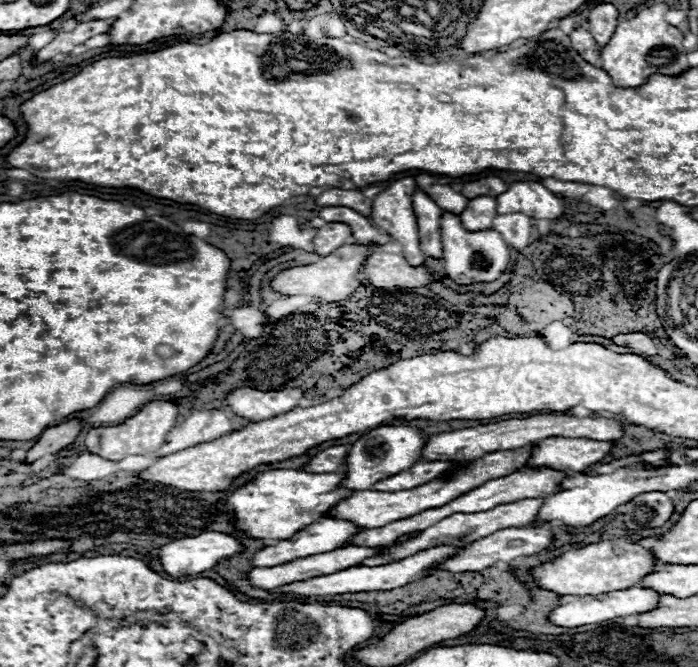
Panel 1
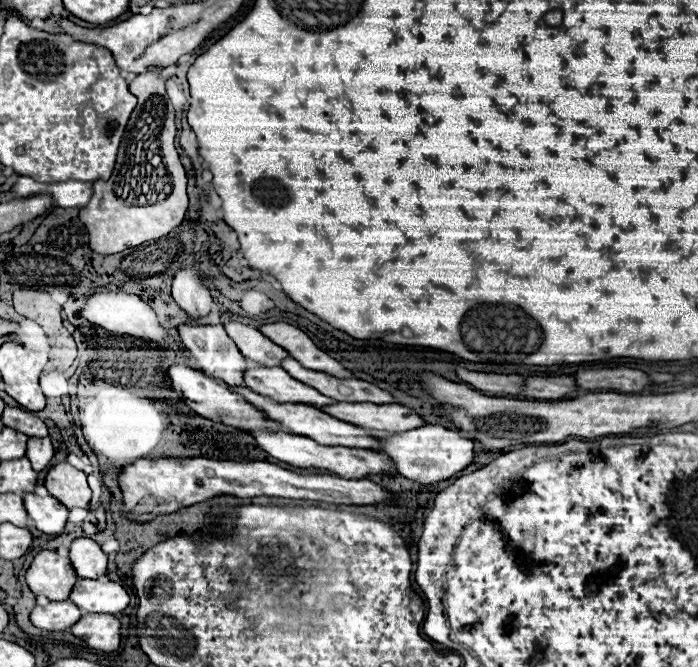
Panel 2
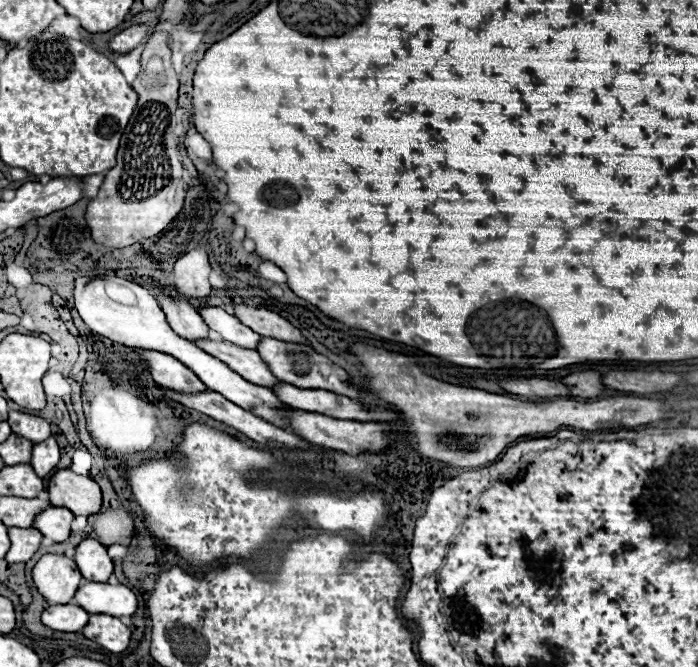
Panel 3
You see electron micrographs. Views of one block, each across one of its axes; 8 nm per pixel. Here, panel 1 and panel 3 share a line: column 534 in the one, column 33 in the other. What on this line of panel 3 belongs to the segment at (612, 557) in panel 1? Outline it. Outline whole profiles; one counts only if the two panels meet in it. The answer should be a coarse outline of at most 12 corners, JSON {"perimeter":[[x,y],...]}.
{"perimeter":[[44,554],[32,568],[50,604],[68,604],[82,574],[72,558]]}

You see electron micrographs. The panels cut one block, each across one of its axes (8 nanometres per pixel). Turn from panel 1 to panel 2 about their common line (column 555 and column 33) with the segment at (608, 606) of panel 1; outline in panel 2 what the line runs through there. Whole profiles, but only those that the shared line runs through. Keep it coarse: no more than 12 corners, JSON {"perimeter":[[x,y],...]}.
{"perimeter":[[70,600],[36,606],[30,620],[36,628],[64,632],[82,618]]}

